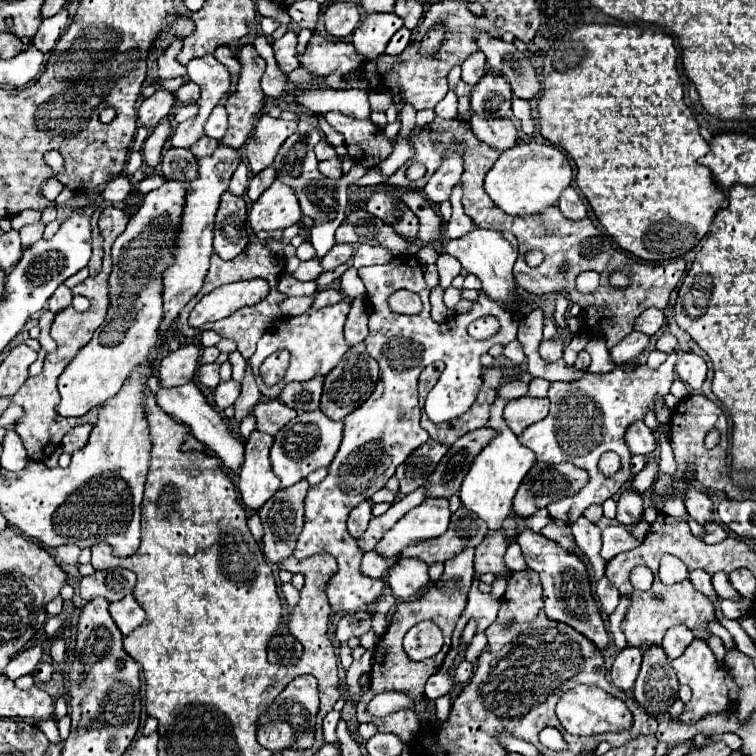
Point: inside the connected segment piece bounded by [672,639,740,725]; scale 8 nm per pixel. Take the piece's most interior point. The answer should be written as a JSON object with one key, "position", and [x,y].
{"position":[714,689]}

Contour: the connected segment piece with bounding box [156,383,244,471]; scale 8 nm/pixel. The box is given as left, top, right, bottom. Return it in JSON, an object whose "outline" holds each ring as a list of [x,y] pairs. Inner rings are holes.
{"outline":[[[186,383],[186,385],[180,385],[180,387],[162,387],[158,385],[158,393],[156,393],[156,403],[172,417],[176,417],[178,421],[182,421],[186,427],[190,427],[190,433],[202,441],[204,445],[208,445],[208,449],[212,449],[220,459],[222,463],[236,471],[240,465],[242,465],[242,457],[244,457],[244,445],[242,441],[230,437],[228,433],[228,427],[224,423],[224,419],[220,417],[218,411],[214,411],[210,407],[210,403],[206,401],[204,393],[200,391],[200,387],[196,383]]]}

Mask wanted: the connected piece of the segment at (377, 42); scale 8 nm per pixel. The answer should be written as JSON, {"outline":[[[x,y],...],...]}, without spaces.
{"outline":[[[368,13],[352,35],[352,45],[366,59],[374,59],[384,53],[392,35],[402,27],[402,19],[396,13]]]}

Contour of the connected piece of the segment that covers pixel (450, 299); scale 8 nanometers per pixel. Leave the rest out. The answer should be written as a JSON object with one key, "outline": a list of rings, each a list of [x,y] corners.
{"outline":[[[448,287],[444,291],[444,303],[448,309],[454,309],[456,303],[462,299],[462,289],[456,289],[456,287]]]}

